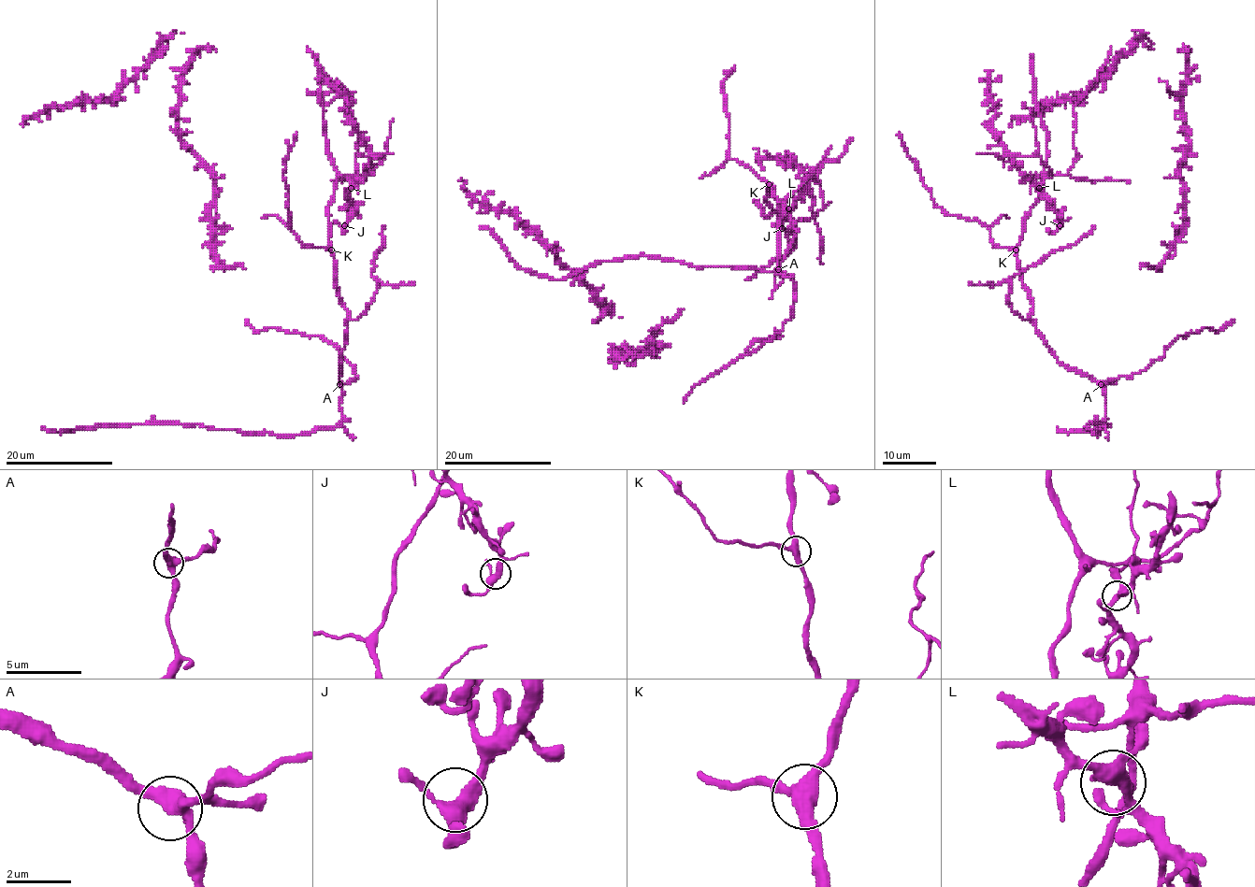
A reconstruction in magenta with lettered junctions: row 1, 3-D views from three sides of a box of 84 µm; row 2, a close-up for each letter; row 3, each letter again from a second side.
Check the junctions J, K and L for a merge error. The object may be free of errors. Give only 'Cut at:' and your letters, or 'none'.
Cut at: none

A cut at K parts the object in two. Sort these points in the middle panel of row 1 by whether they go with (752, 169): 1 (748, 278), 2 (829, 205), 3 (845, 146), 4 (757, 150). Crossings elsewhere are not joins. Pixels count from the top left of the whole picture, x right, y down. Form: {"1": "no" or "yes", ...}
{"1": "no", "2": "no", "3": "yes", "4": "no"}

